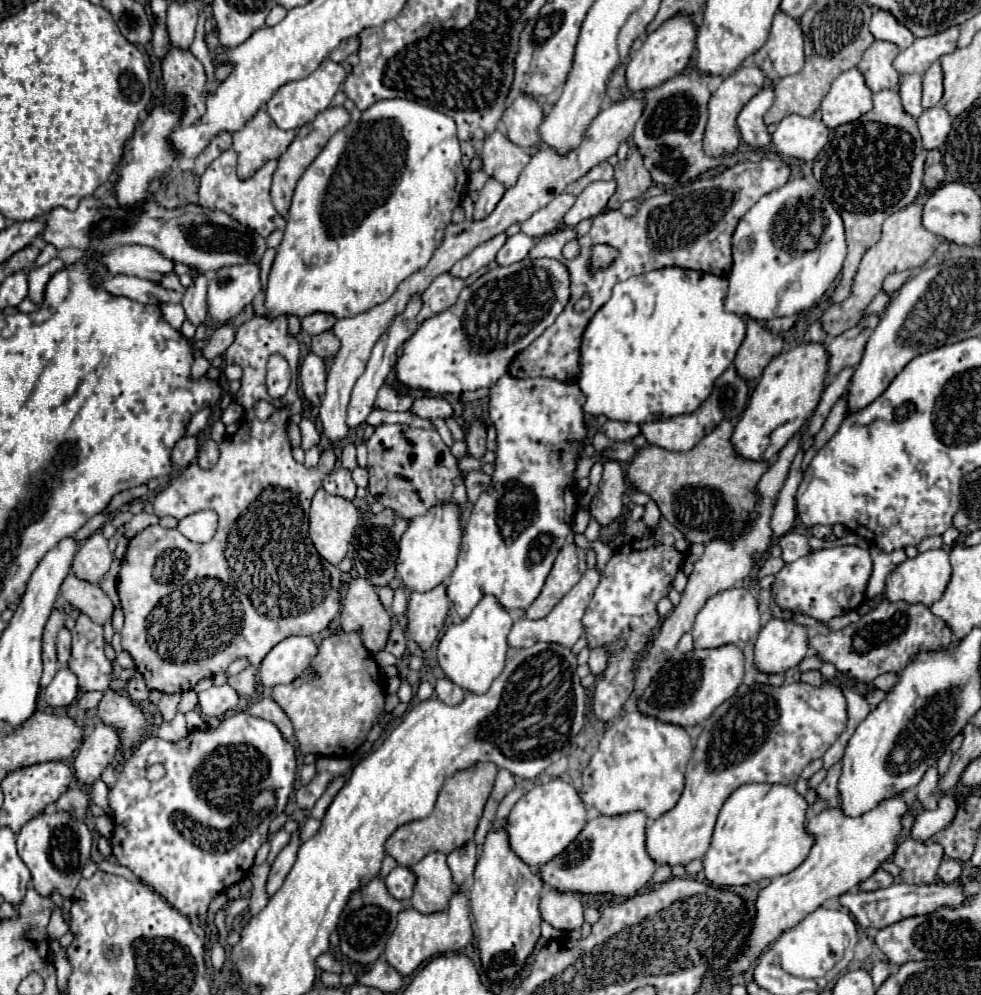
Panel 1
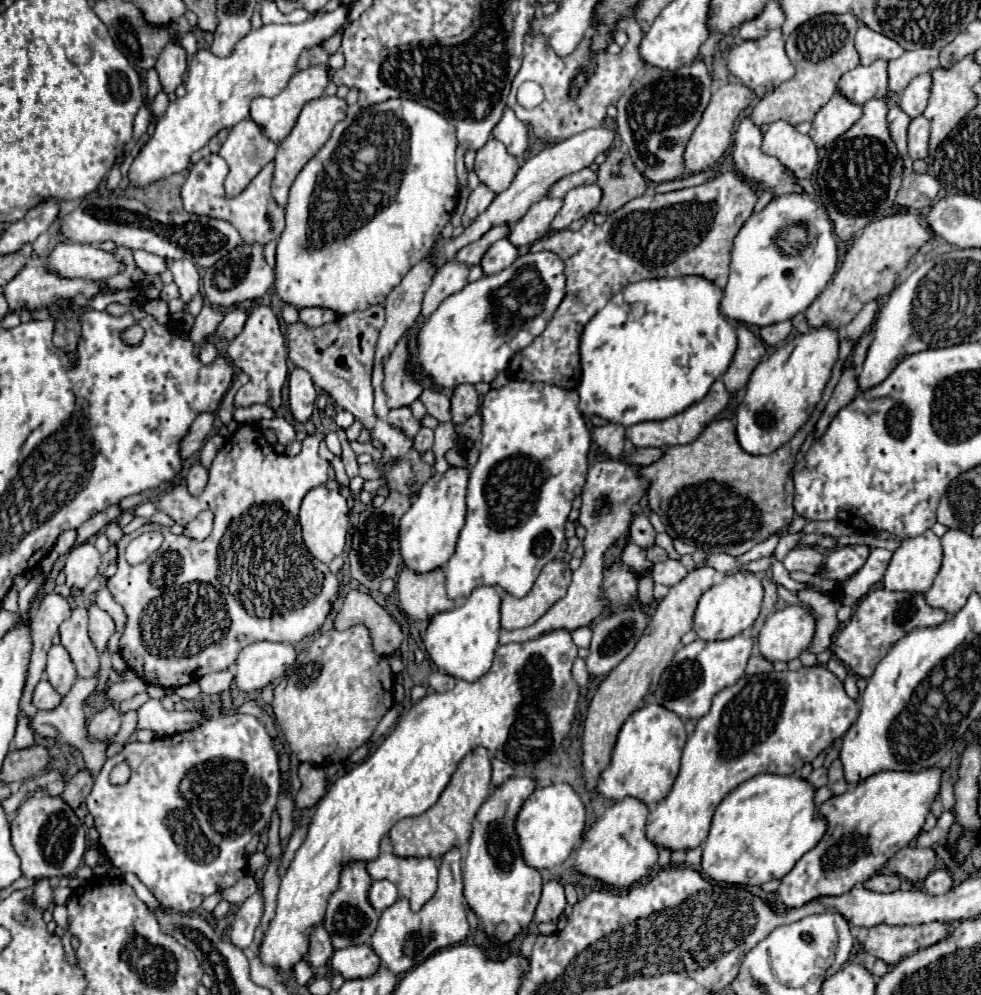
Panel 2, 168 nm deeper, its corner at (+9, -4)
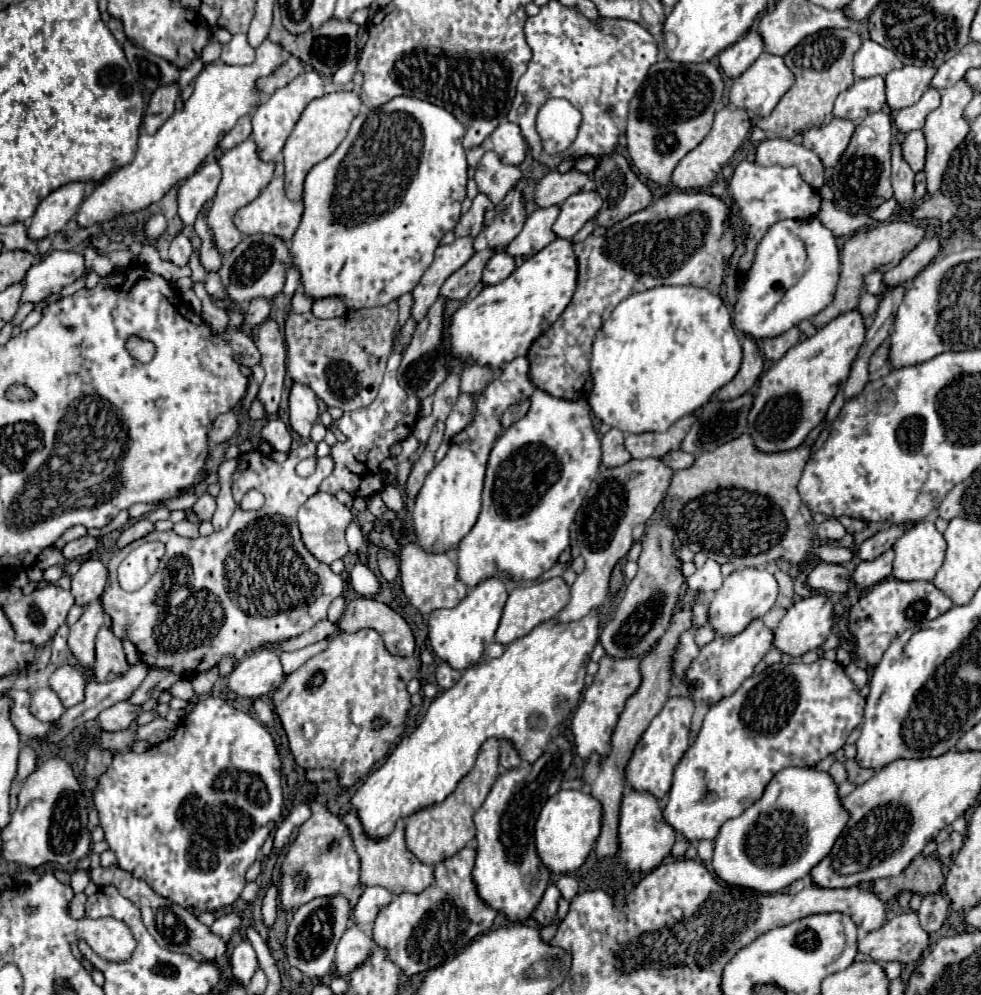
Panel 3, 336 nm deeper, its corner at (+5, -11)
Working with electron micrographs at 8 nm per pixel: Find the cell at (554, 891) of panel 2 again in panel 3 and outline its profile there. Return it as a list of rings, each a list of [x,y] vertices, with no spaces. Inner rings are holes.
[[[552,883],[548,889],[546,889],[546,893],[544,893],[544,897],[542,897],[542,901],[540,901],[540,905],[536,907],[536,911],[534,911],[534,919],[538,921],[538,925],[550,925],[552,921],[554,921],[554,917],[556,917],[556,911],[558,911],[558,901],[560,901],[560,891],[558,891],[558,887]]]

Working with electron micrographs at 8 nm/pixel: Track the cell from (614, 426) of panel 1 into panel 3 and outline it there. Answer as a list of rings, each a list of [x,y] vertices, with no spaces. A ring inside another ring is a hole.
[[[610,429],[602,437],[602,463],[606,467],[618,467],[628,463],[632,457],[624,447],[624,433],[620,429]]]

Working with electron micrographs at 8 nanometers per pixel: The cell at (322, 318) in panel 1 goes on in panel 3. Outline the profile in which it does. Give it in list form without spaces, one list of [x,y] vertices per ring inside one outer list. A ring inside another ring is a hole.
[[[338,297],[318,299],[318,301],[314,301],[314,305],[312,305],[312,313],[314,313],[318,319],[334,319],[334,317],[344,315],[344,311],[346,311],[346,307],[344,307],[344,303],[342,303]]]

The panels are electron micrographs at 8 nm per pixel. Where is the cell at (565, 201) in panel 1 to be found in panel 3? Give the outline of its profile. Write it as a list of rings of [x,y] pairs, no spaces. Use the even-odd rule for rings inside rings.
[[[544,207],[544,209],[536,209],[532,215],[528,215],[520,235],[506,247],[506,253],[516,257],[532,257],[538,251],[542,251],[548,243],[552,243],[556,239],[552,225],[556,221],[556,217],[560,215],[560,207]]]

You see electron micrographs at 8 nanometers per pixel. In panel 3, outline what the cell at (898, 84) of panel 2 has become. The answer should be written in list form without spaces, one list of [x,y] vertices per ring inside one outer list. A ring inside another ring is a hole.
[[[904,65],[902,69],[890,71],[886,75],[886,97],[890,109],[900,111],[904,107],[914,105],[920,95],[930,87],[934,75],[936,69],[930,65]]]

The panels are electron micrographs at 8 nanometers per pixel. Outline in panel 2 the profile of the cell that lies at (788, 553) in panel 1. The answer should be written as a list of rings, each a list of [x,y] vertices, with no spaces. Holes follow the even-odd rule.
[[[802,546],[792,550],[786,558],[784,558],[784,566],[788,572],[792,570],[802,570],[806,574],[818,574],[822,572],[822,564],[824,564],[824,554],[820,554],[816,548],[810,546]]]

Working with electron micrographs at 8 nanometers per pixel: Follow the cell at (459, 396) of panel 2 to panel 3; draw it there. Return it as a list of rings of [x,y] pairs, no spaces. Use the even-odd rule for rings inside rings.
[[[466,365],[466,369],[462,371],[462,381],[460,381],[460,391],[468,393],[468,395],[478,395],[480,391],[484,391],[484,387],[488,385],[488,381],[492,379],[494,371],[490,367],[482,367],[482,365]]]

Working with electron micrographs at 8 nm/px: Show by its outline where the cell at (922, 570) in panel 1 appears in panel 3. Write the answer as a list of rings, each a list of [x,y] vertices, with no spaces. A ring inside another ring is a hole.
[[[920,521],[894,543],[894,553],[898,581],[932,581],[944,563],[946,541],[932,521]]]

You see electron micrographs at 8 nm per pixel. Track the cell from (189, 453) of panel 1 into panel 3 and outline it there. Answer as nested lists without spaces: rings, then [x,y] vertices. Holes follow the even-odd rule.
[[[228,411],[228,413],[224,413],[224,415],[218,415],[218,417],[214,419],[214,425],[212,425],[210,433],[208,433],[208,443],[212,445],[212,443],[222,443],[222,441],[230,439],[230,437],[234,435],[236,427],[238,427],[236,413]]]

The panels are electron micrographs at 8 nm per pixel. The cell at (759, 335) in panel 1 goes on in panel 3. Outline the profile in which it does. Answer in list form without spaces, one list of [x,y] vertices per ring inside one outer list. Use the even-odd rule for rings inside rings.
[[[746,337],[742,341],[742,347],[744,347],[744,359],[742,359],[742,367],[740,371],[736,373],[736,377],[724,385],[720,391],[718,391],[718,399],[722,401],[728,401],[728,399],[736,399],[744,393],[748,393],[754,383],[758,381],[762,369],[764,369],[764,359],[758,351],[758,345],[752,337]]]

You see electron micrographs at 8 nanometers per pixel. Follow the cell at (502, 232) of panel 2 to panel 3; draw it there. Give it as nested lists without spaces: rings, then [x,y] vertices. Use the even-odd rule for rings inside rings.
[[[512,189],[506,199],[496,205],[494,211],[486,213],[486,227],[482,233],[474,239],[474,251],[494,249],[504,251],[508,243],[520,233],[526,219],[522,193]]]

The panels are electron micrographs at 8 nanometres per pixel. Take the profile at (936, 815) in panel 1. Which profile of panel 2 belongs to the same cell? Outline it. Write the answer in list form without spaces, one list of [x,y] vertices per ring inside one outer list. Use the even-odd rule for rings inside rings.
[[[944,812],[940,818],[938,818],[938,822],[936,822],[936,826],[930,830],[930,832],[922,832],[920,836],[918,836],[918,846],[936,846],[936,844],[940,844],[940,842],[944,842],[946,838],[948,838],[948,832],[950,832],[950,826],[954,824],[954,814],[952,812]]]

